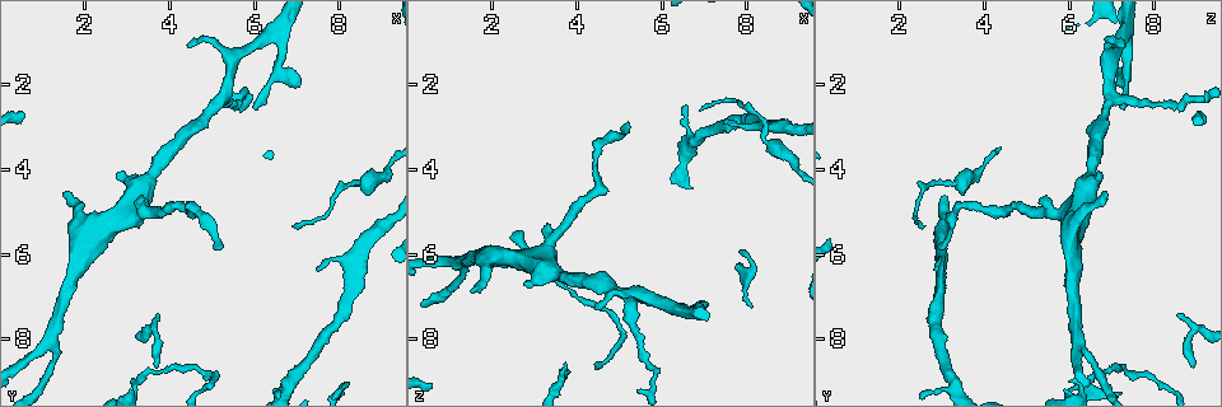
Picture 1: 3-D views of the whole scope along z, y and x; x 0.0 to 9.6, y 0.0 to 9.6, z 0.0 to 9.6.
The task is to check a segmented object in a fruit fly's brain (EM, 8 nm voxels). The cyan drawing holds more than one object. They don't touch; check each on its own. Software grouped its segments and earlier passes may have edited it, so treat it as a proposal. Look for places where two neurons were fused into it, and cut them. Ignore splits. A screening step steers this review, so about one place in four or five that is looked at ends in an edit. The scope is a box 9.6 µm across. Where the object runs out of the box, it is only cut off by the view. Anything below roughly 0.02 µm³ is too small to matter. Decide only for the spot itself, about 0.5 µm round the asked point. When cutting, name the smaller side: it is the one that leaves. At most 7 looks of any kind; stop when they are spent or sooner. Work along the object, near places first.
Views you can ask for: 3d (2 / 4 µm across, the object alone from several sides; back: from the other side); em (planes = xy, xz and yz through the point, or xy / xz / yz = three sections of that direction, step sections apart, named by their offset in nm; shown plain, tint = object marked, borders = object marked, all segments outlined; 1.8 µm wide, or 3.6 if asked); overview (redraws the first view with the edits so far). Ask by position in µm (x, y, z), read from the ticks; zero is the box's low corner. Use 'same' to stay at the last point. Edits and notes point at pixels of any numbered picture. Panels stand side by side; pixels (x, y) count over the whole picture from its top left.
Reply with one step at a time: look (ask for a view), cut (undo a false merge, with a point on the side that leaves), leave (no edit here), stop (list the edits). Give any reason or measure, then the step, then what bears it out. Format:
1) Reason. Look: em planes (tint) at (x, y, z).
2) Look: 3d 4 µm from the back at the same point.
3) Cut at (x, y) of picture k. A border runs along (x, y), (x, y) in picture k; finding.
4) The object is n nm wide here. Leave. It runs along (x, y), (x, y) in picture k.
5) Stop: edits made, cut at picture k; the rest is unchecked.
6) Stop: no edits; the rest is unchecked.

Thick turns thin. Look: 3d 4 µm at (9.05, 4.20, 3.75).

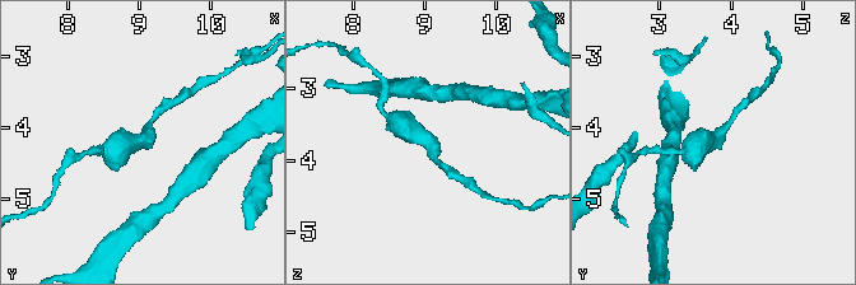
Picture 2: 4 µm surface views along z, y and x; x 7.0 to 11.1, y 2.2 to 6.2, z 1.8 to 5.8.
Need the tissue. Look: em planes (tint) at (9.00, 4.15, 3.70).

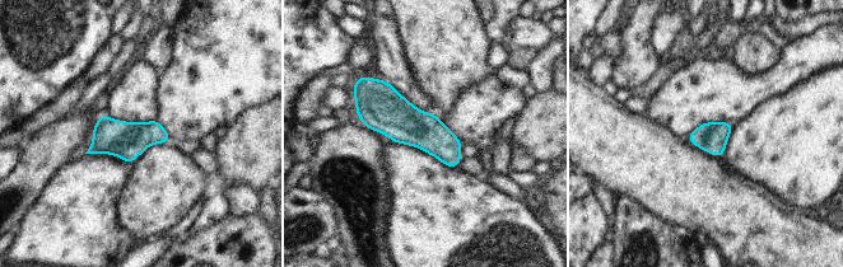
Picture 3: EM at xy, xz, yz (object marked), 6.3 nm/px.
Leave. Continuous, no second neuron.

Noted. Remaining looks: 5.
Abrupt turn. Look: em 3.6 µm xy step 16 (borders) at (6.50, 0.85, 7.25).

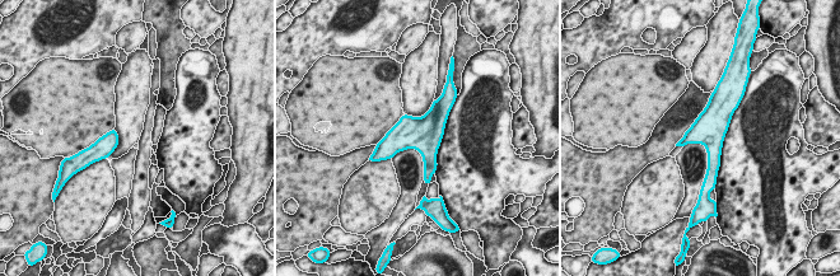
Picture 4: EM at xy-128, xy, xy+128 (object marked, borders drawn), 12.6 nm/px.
Leave. All the same neuron.

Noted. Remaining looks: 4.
Look: em planes (tint) at (1.30, 8.00, 6.20).

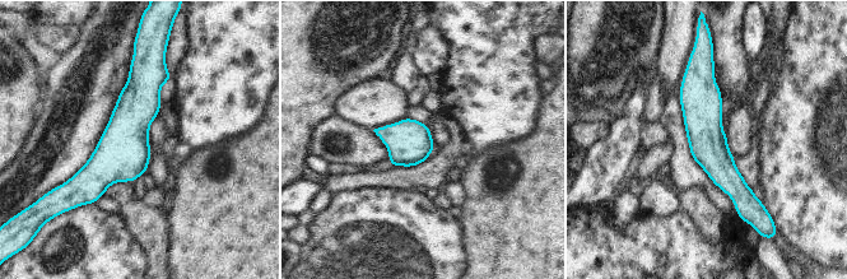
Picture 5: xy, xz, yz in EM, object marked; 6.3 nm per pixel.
Leave. It runs along (702, 66), (704, 135), (740, 212) in picture 5; continuous, no second neuron.

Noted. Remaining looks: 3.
Stop: no edits; the rest is unchecked.

